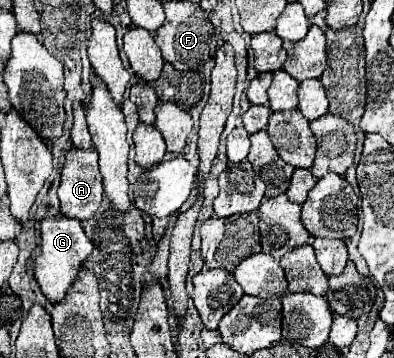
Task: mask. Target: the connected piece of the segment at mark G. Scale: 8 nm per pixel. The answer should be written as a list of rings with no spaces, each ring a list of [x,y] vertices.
[[[62,214],[42,220],[42,254],[36,258],[36,266],[34,266],[34,278],[42,290],[42,294],[52,302],[60,302],[66,298],[68,288],[74,284],[80,268],[84,266],[84,262],[88,260],[88,256],[94,250],[94,244],[86,238],[82,224],[74,218],[64,218]]]

